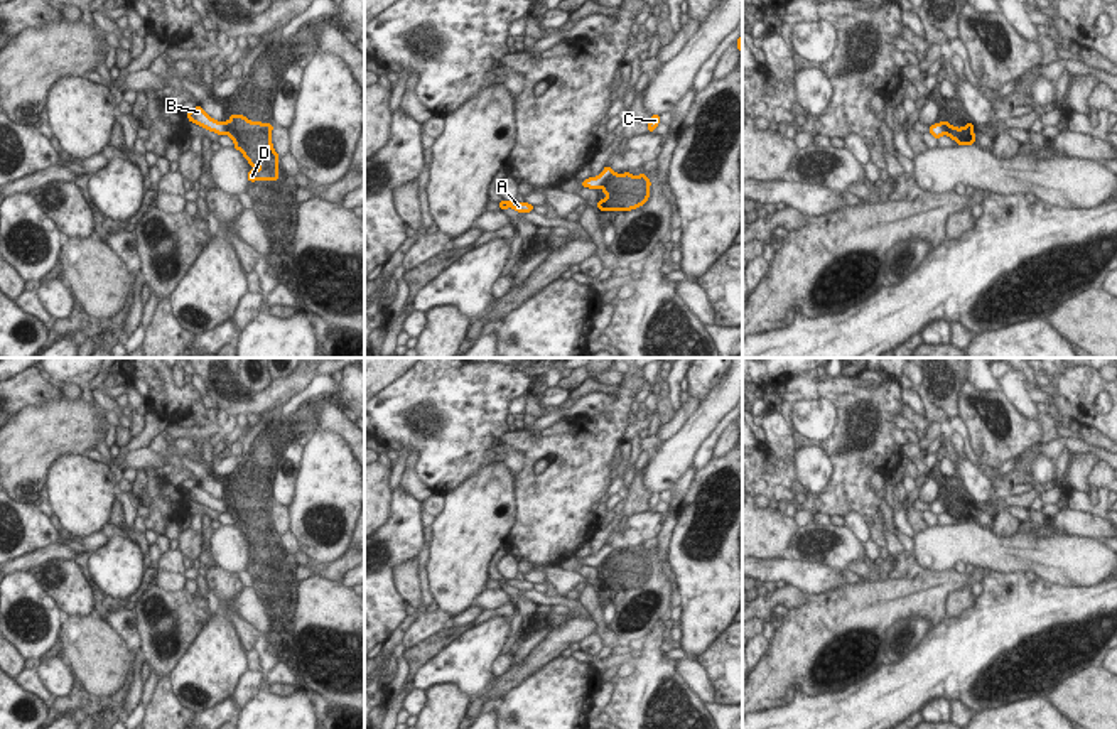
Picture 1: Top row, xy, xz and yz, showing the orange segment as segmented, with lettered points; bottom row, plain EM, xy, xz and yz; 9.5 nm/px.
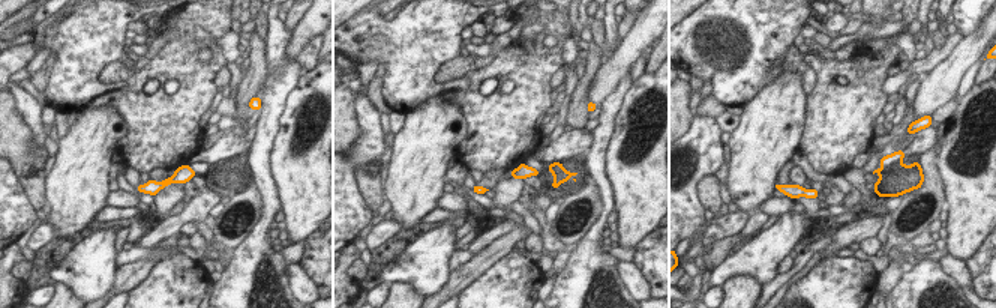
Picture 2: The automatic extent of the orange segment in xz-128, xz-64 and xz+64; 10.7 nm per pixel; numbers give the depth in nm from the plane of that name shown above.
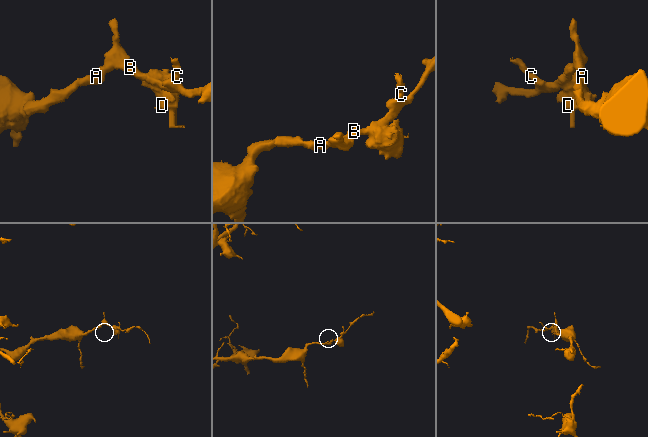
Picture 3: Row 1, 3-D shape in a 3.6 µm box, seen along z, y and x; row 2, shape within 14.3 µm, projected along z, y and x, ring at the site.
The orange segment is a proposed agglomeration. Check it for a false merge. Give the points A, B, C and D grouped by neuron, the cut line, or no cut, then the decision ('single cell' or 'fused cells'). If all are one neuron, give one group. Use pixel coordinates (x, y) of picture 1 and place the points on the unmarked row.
A B C / D | xz (613, 549), (601, 564) | fused cells

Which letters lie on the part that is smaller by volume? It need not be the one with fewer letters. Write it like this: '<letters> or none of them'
D.

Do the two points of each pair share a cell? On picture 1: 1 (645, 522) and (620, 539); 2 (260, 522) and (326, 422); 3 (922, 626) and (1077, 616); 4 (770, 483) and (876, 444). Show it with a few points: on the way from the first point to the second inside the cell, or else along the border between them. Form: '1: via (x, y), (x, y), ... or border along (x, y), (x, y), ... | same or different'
1: via (638, 529), (626, 539) | same
2: border along (307, 404), (314, 412), (318, 429) | different
3: border along (930, 628), (903, 657) | different
4: via (797, 488), (812, 496), (825, 496), (851, 471) | same

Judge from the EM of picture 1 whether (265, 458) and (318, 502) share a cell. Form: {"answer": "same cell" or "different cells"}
{"answer": "different cells"}

